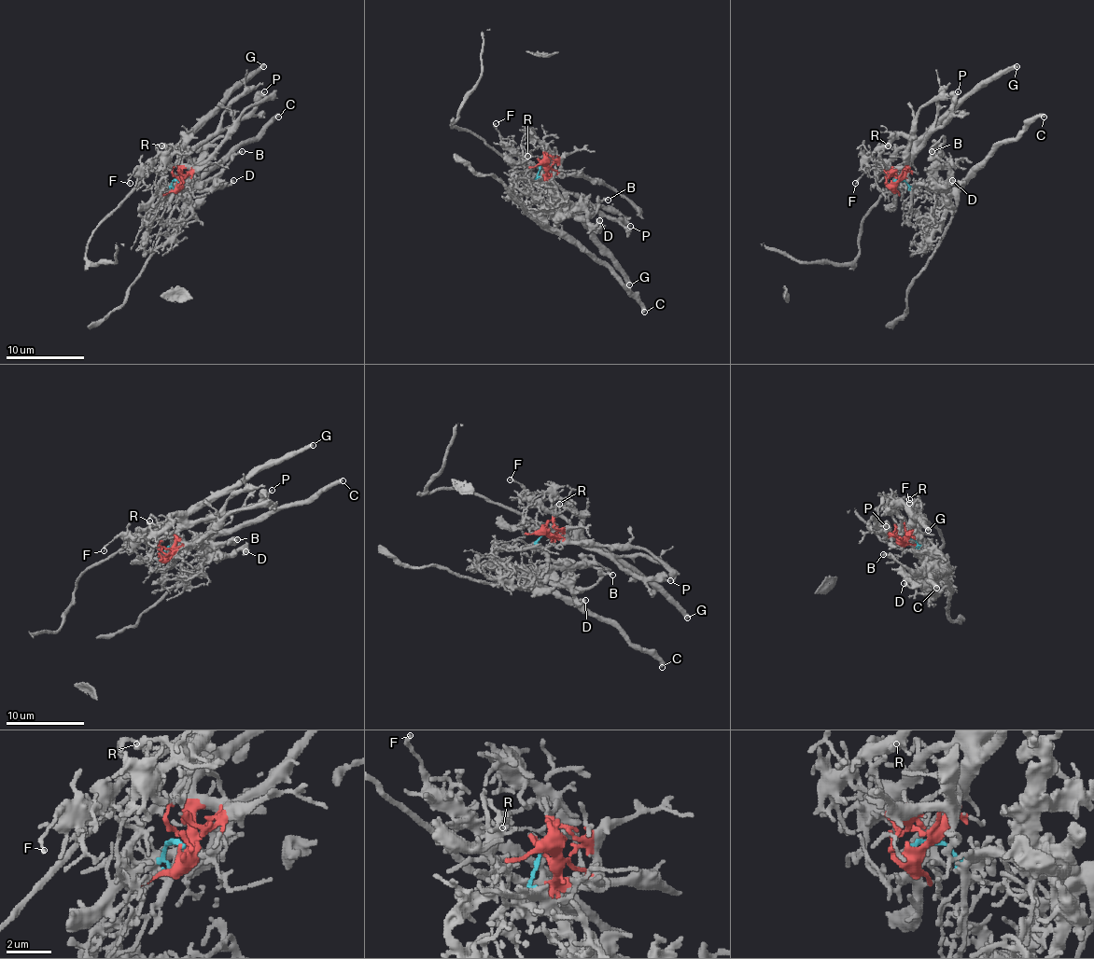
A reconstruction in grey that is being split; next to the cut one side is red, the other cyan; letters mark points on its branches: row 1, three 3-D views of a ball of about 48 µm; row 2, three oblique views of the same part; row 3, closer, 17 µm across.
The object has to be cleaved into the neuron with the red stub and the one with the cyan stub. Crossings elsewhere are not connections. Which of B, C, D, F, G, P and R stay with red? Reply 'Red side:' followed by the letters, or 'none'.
Red side: F, G, P, R

